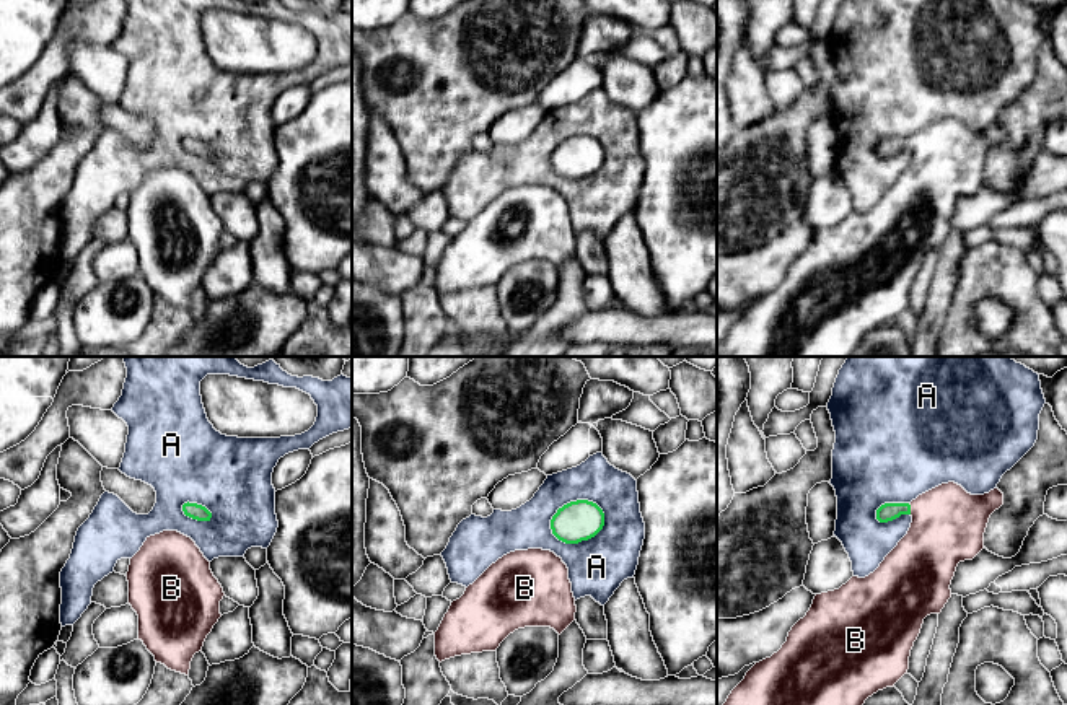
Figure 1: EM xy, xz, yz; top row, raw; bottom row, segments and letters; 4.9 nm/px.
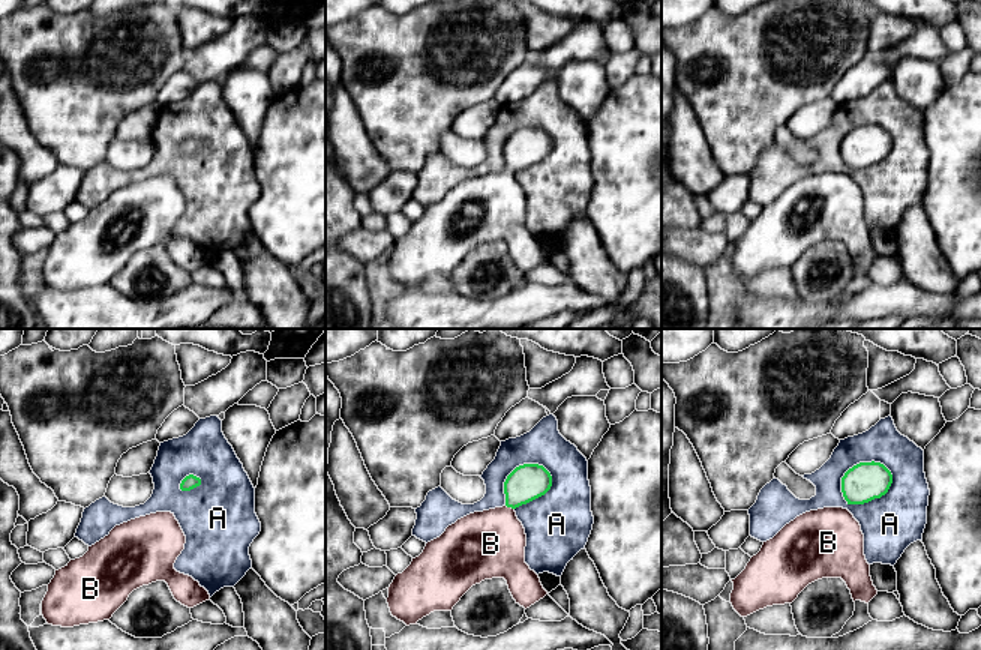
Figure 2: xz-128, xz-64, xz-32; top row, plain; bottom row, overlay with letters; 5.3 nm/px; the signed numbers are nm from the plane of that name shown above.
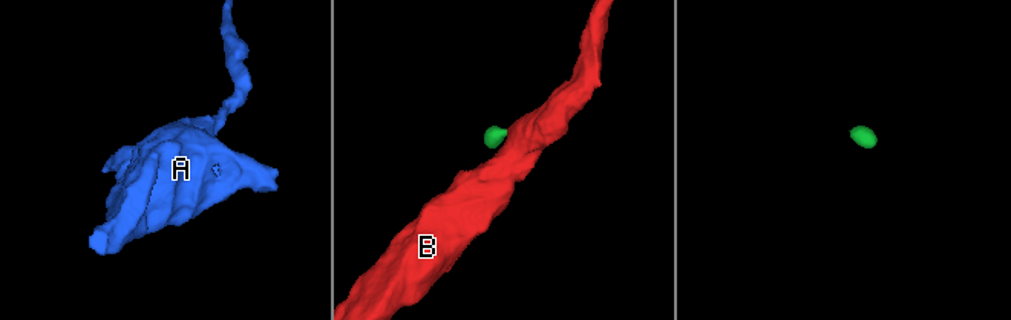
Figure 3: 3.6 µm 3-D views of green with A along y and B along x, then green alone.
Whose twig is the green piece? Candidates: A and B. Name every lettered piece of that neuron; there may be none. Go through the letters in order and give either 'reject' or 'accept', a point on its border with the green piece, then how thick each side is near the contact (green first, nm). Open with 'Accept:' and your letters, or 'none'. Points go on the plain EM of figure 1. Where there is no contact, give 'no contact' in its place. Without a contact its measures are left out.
Accept: B
A: reject; contact xz (572, 137); calibres 200 and 220 nm
B: accept; contact yz (909, 144); calibres 90 and 360 nm

